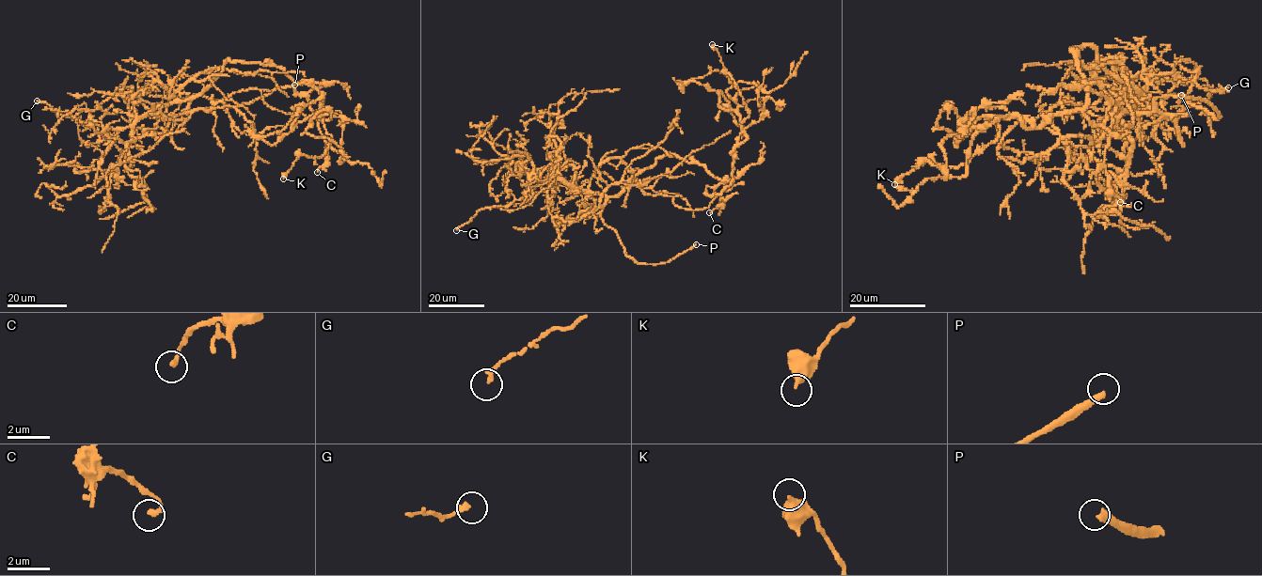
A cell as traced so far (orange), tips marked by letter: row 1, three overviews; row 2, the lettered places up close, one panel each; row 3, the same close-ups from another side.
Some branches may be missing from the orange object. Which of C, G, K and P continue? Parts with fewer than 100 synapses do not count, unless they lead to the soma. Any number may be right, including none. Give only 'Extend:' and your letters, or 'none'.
Extend: P

